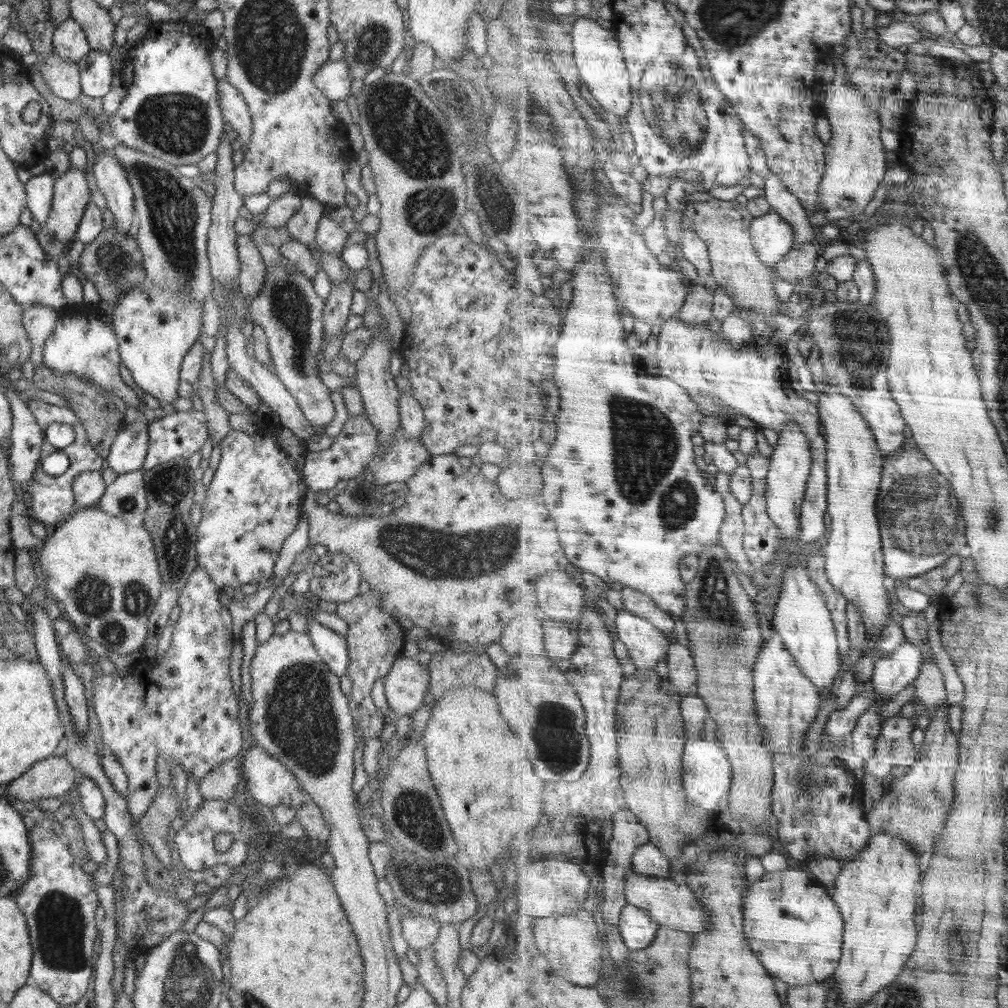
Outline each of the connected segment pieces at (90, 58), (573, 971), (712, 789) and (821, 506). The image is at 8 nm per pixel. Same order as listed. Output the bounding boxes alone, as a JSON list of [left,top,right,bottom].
[[80,50,113,99],[534,908,604,986],[684,738,735,812],[658,313,829,544]]

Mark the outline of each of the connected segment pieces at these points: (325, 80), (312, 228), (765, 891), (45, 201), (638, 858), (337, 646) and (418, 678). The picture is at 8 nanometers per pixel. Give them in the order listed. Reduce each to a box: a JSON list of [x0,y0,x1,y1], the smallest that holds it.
[[312,60,354,104],[285,196,322,244],[745,868,847,987],[25,172,55,225],[633,842,672,878],[307,618,350,677],[384,656,430,717]]

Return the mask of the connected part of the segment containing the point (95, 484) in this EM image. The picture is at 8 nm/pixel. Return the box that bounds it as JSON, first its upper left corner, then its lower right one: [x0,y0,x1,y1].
[72,471,106,508]

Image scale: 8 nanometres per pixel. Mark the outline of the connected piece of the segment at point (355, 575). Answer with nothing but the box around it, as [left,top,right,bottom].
[309,553,363,602]

